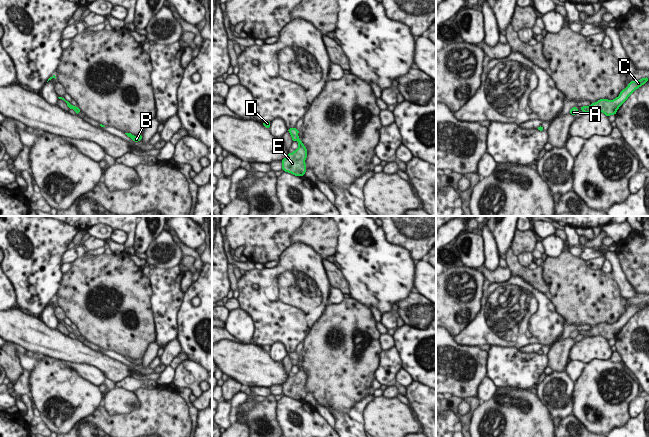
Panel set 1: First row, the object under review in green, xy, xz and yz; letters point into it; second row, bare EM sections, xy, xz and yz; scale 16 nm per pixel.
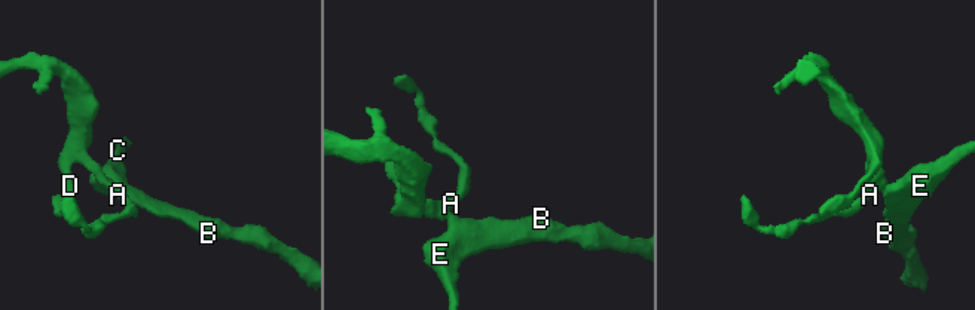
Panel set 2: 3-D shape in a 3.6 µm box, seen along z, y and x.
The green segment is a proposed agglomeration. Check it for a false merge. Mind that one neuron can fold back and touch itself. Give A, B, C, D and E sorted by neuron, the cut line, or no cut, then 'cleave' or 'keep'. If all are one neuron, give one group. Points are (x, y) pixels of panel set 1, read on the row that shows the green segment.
A B C D E; no cut; keep

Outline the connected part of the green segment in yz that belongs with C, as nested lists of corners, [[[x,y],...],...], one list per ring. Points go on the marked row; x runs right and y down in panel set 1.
[[[649,77],[642,78],[640,80],[631,81],[628,86],[623,89],[619,96],[613,100],[600,99],[595,103],[592,103],[590,106],[580,107],[580,110],[586,113],[592,112],[602,112],[607,117],[610,115],[615,115],[619,107],[628,99],[628,97],[639,87],[646,84],[649,80]]]

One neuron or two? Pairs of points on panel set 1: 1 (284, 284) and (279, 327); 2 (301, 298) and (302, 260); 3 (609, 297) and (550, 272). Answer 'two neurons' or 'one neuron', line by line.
1: one neuron
2: one neuron
3: one neuron

